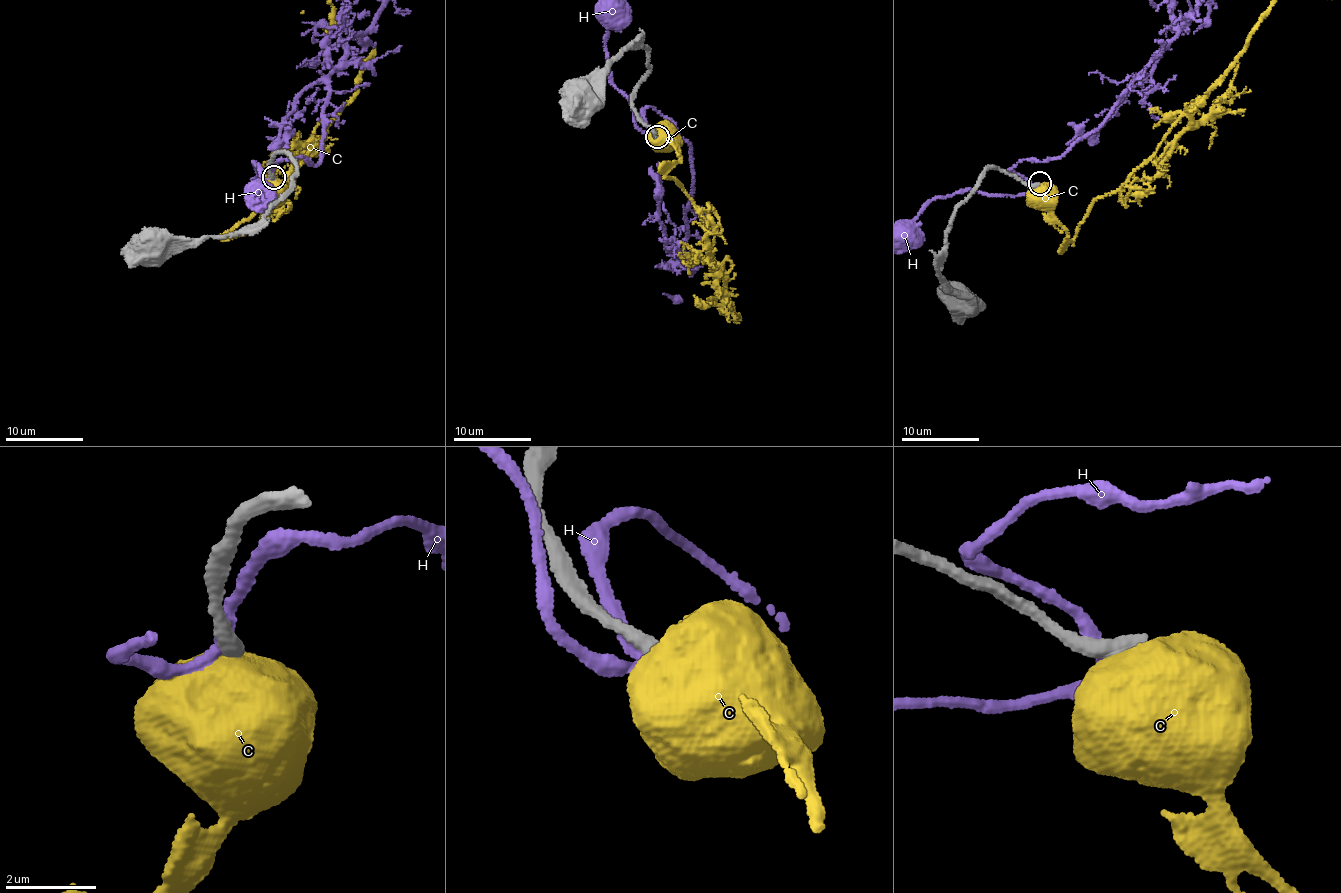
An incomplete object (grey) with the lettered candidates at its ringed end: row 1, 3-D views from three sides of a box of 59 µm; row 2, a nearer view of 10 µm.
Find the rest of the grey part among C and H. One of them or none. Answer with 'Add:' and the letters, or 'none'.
Add: none

